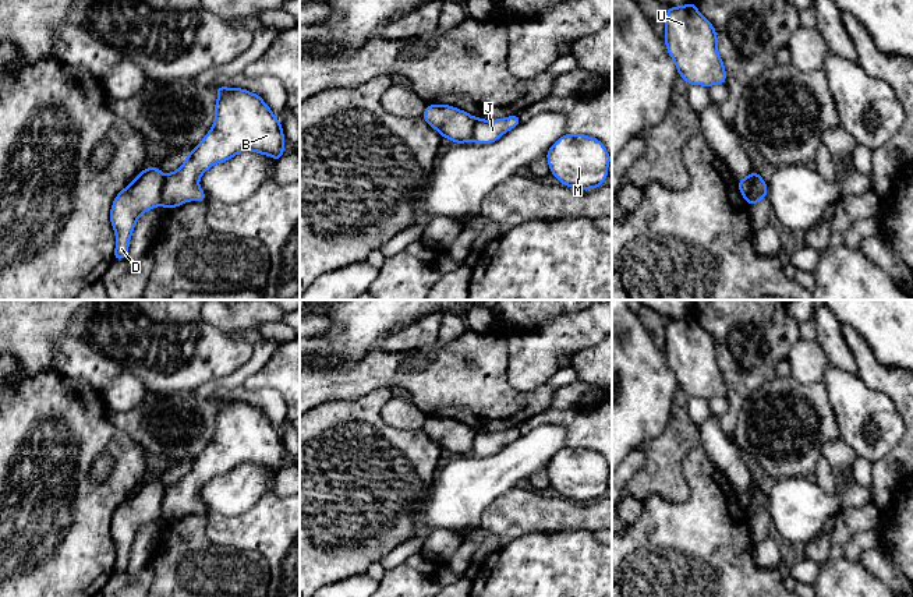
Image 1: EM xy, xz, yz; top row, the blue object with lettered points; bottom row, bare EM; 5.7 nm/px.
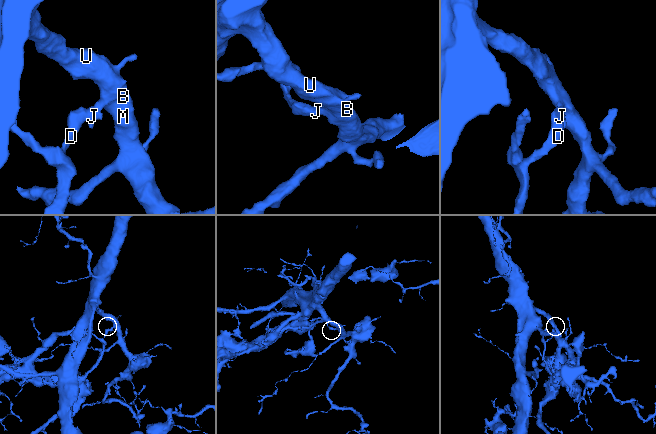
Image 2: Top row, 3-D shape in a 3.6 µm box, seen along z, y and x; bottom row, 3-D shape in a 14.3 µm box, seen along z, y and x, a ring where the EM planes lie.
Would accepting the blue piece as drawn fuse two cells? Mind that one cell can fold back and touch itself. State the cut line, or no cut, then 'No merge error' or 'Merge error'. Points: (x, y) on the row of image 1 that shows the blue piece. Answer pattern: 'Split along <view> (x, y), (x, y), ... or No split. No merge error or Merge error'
Split along yz (757, 173), (747, 202). Merge error

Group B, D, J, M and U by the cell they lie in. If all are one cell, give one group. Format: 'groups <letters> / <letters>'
groups B J M U / D

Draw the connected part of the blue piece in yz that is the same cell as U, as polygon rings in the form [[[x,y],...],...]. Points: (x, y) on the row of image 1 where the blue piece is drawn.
[[[693,1],[668,8],[663,40],[668,54],[676,63],[677,74],[689,85],[709,88],[726,82],[715,28]]]

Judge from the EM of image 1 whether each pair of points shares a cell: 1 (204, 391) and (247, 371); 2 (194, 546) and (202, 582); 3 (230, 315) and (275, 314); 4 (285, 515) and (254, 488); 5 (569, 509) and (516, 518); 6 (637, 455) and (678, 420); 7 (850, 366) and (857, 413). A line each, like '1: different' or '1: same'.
1: same
2: same
3: same
4: different
5: same
6: different
7: different

